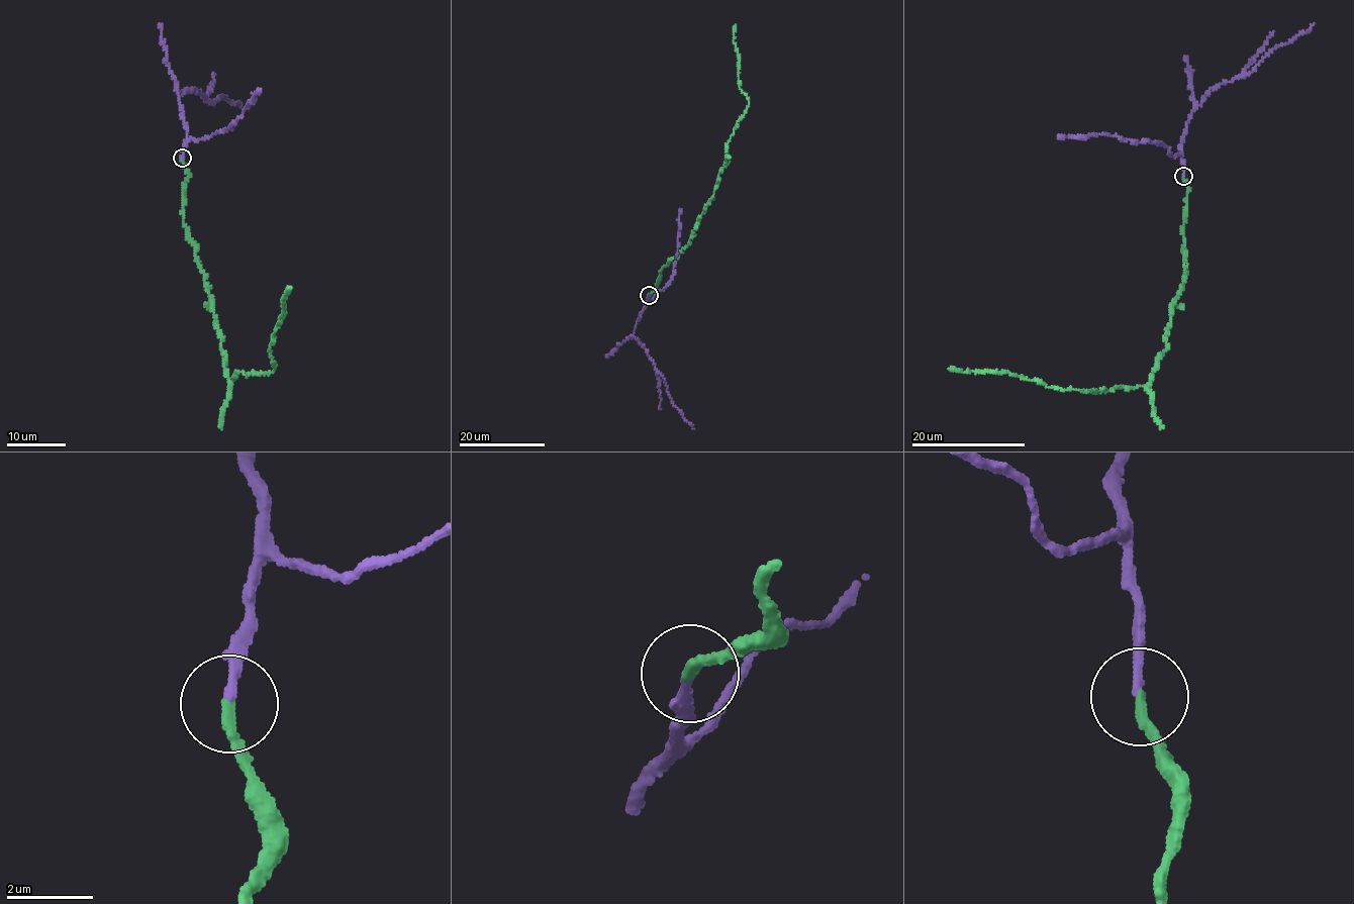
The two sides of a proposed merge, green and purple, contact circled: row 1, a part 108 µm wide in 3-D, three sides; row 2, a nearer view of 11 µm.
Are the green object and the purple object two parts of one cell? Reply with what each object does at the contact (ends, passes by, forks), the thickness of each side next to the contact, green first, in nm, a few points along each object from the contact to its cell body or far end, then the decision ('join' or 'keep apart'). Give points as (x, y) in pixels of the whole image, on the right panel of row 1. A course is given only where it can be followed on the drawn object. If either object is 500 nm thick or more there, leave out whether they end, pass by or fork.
green ends there; purple ends there; 240 nm thick on the green side, 200 nm on the other; green runs (1183, 176), (1185, 276), (1151, 382), (1093, 392), (1008, 373), (948, 370); purple runs (1183, 176), (1180, 142), (1189, 114), (1219, 85), (1248, 74), (1281, 44), (1293, 40), (1313, 24); join

